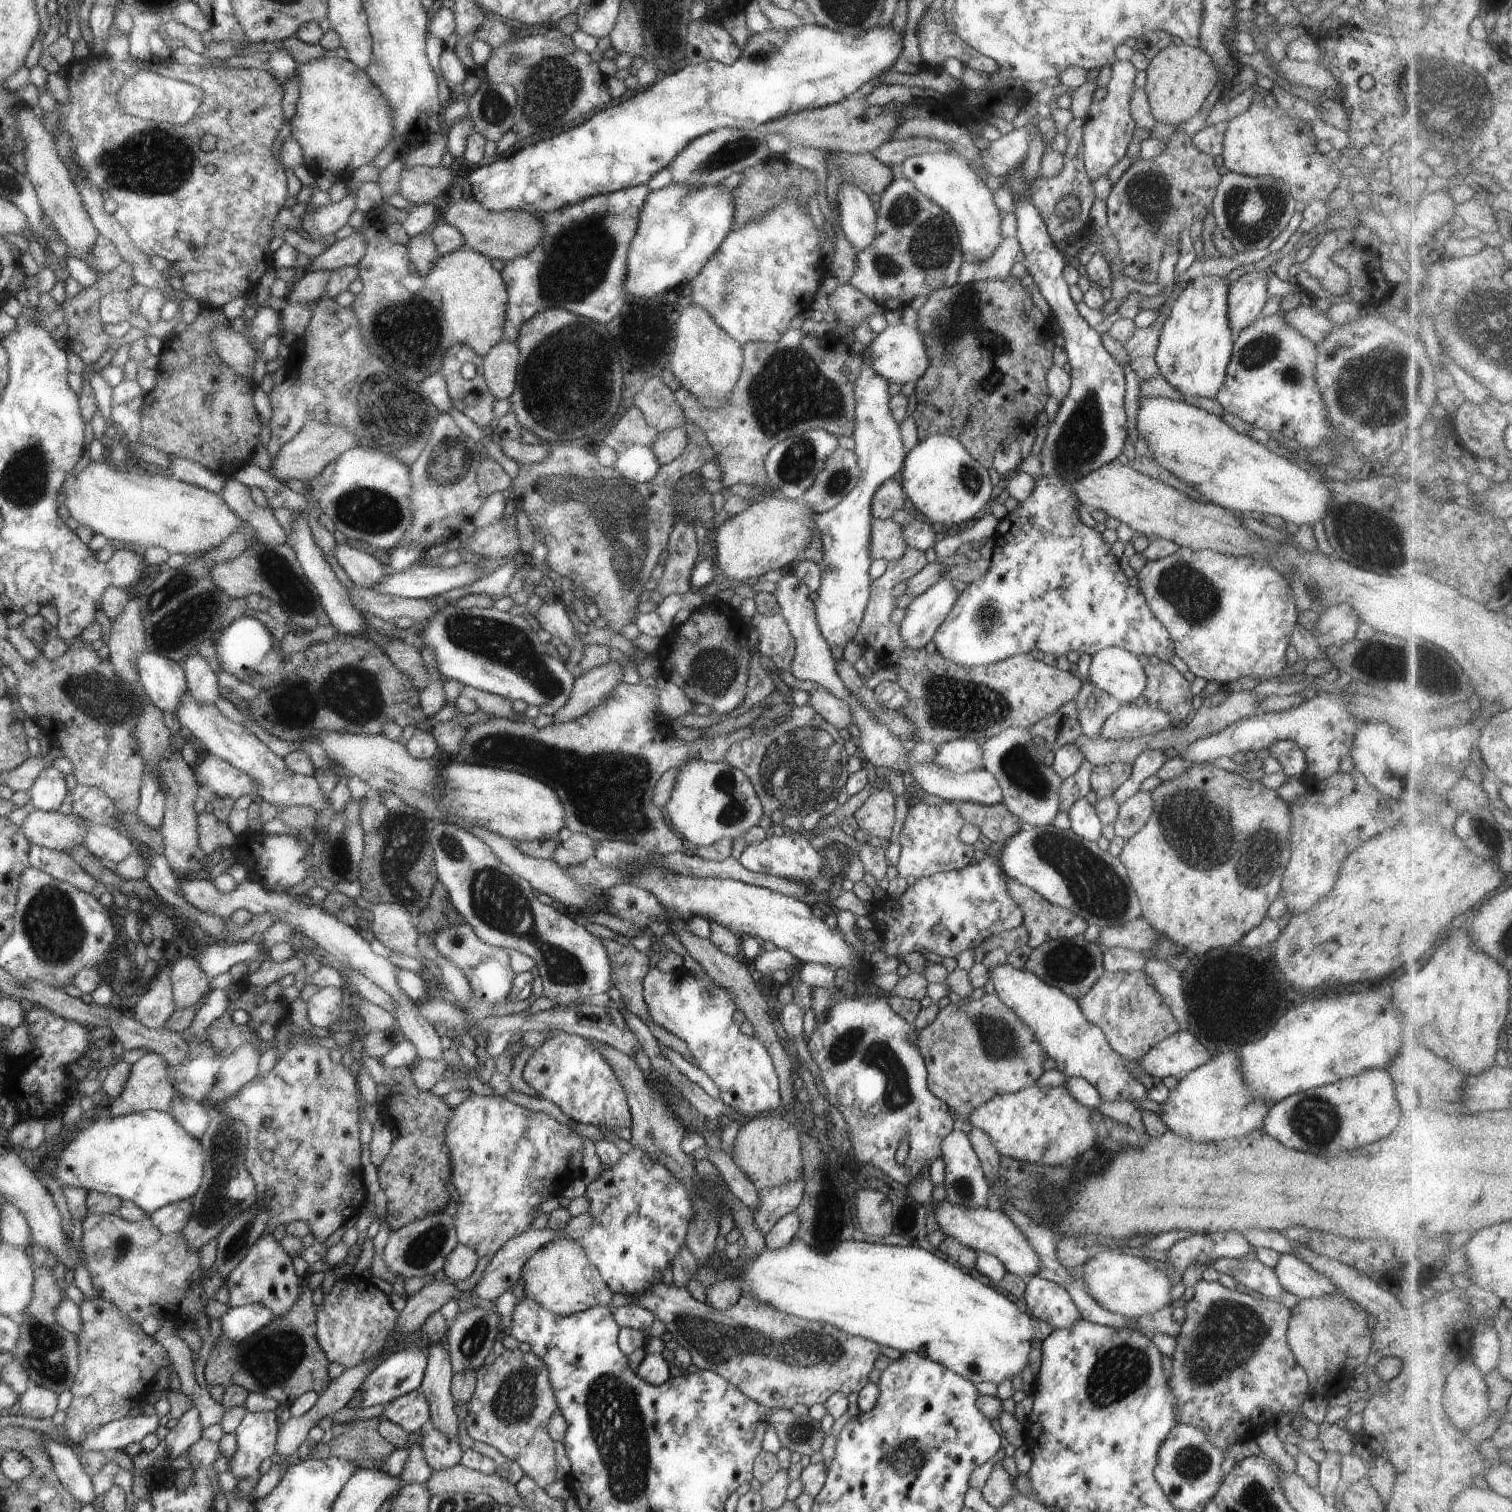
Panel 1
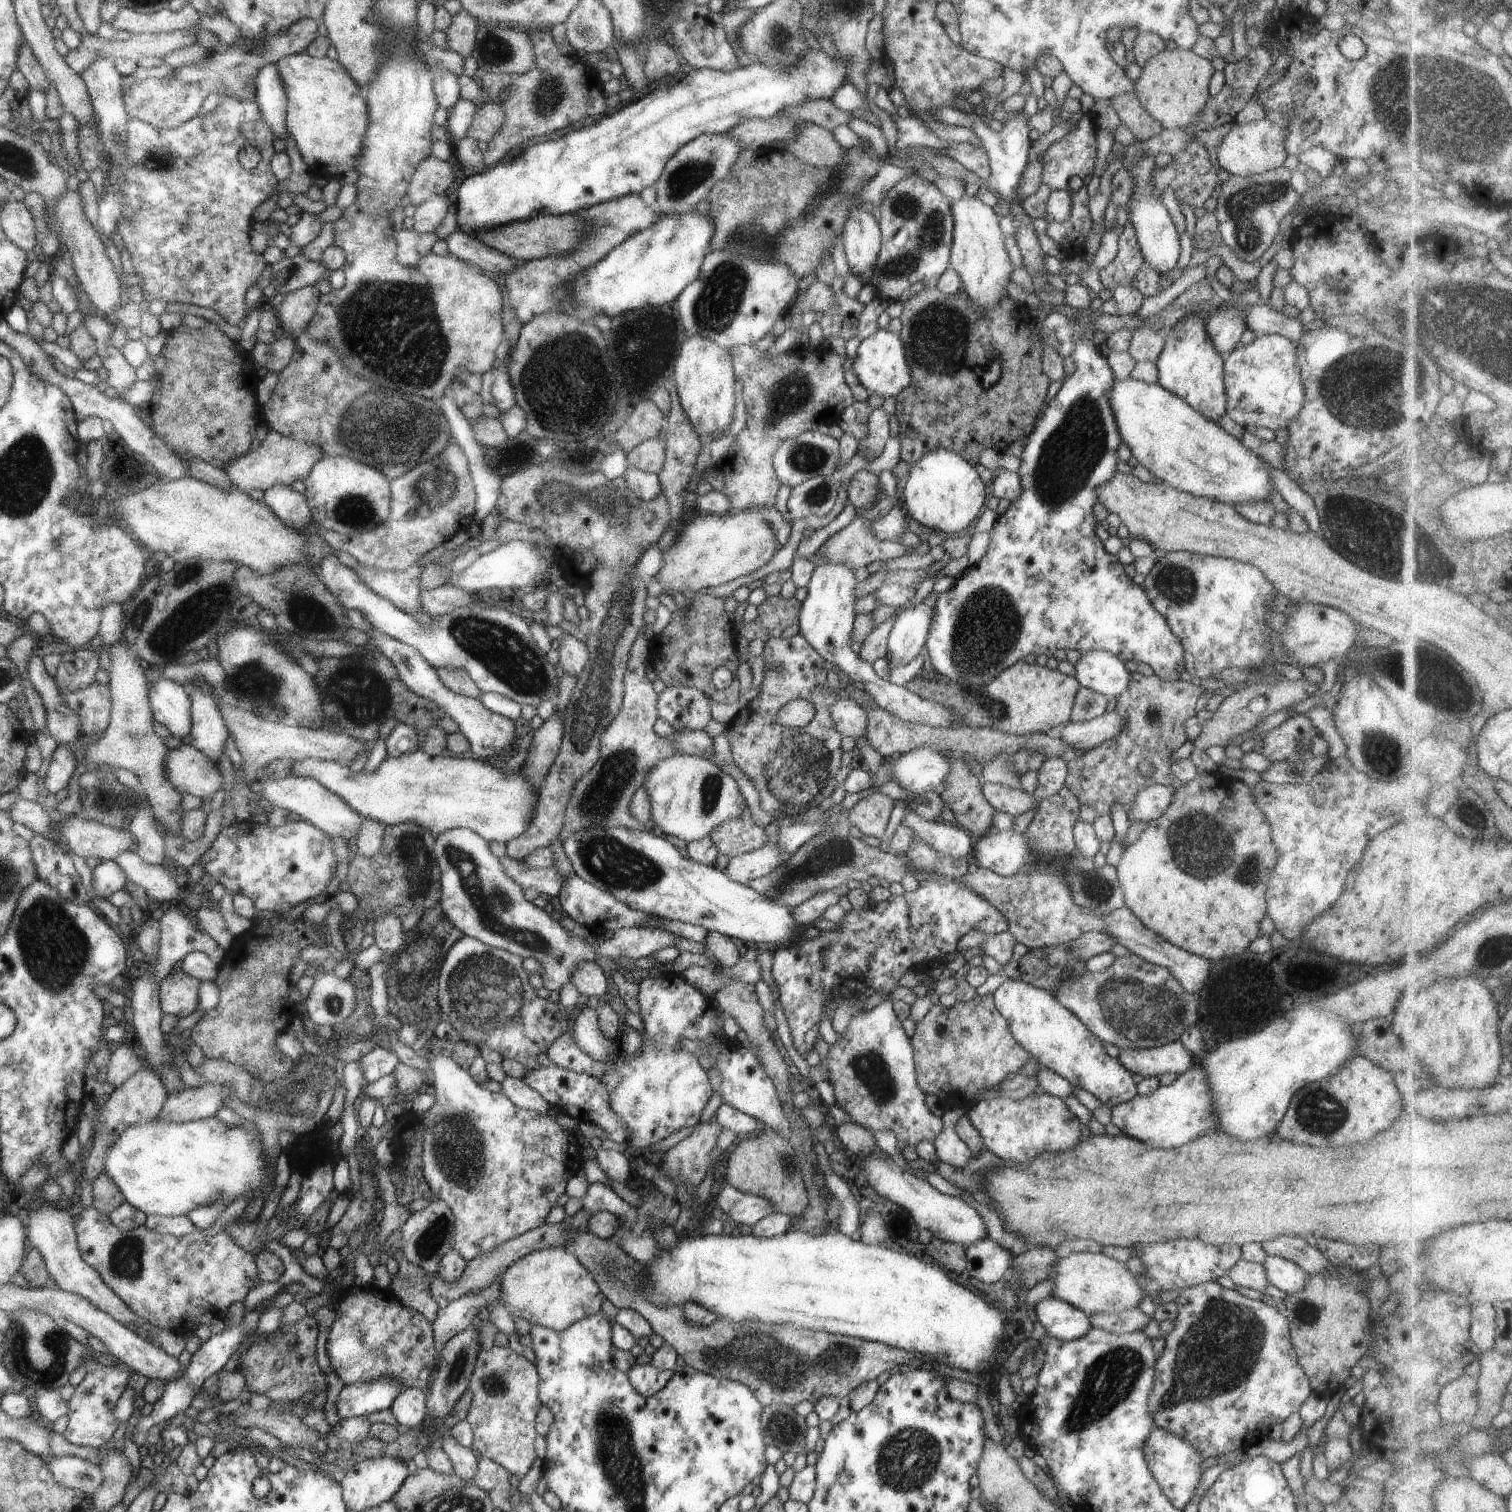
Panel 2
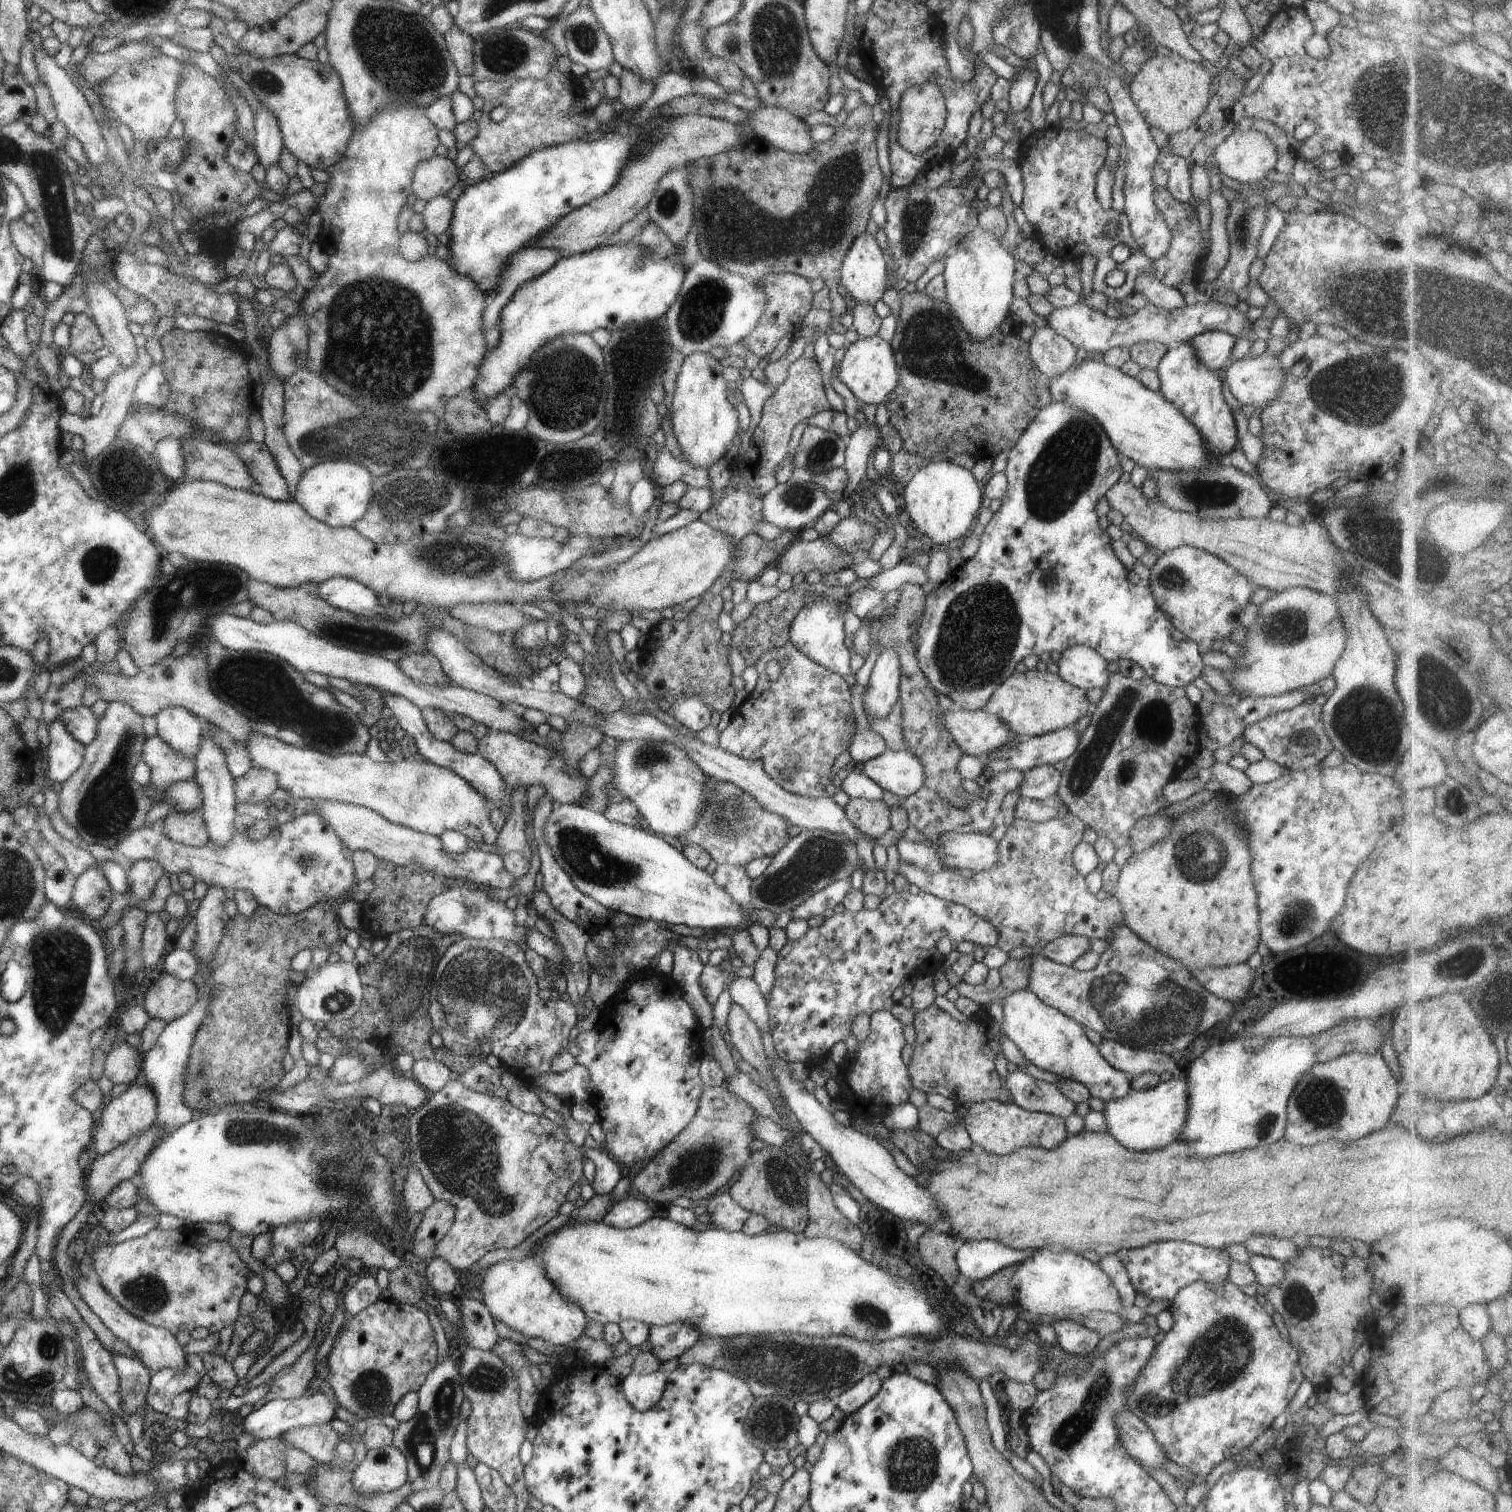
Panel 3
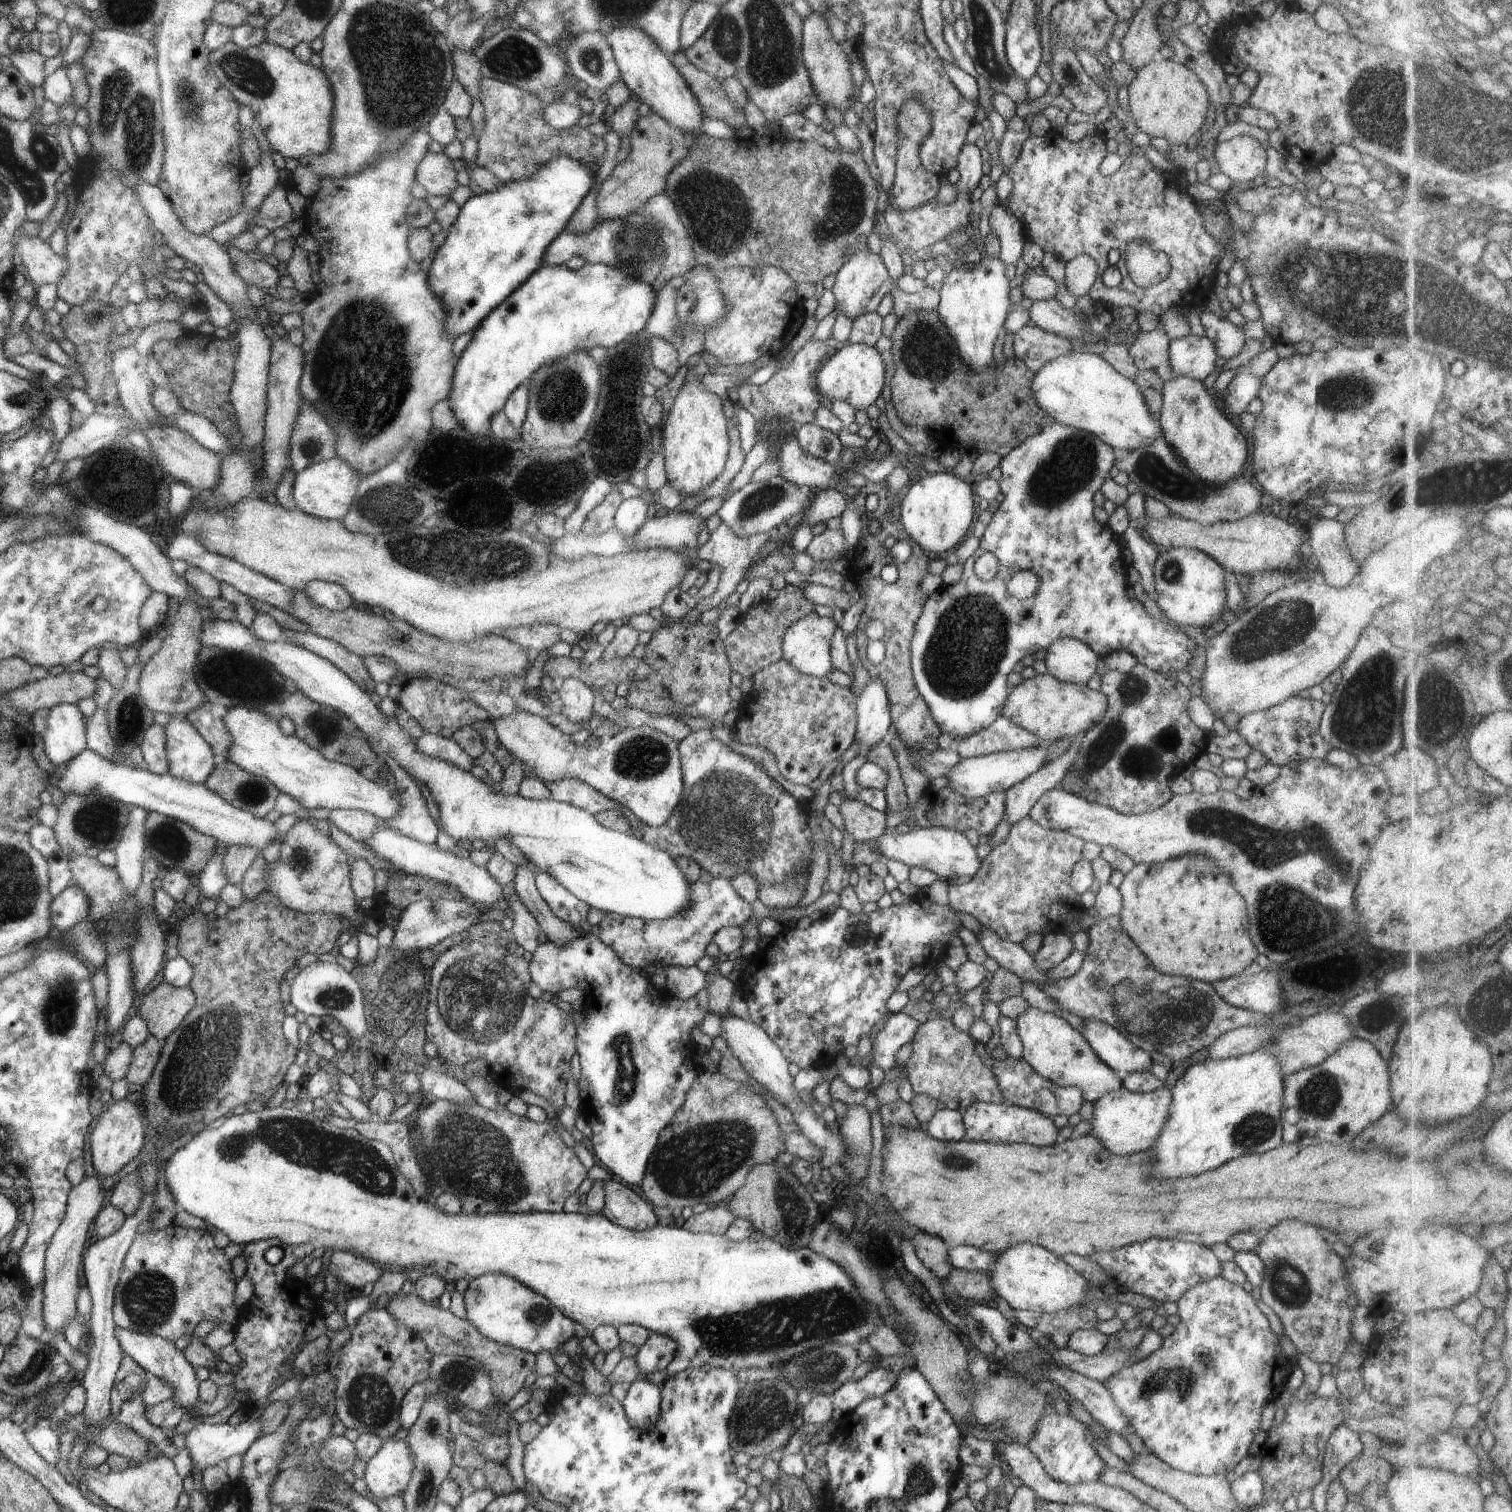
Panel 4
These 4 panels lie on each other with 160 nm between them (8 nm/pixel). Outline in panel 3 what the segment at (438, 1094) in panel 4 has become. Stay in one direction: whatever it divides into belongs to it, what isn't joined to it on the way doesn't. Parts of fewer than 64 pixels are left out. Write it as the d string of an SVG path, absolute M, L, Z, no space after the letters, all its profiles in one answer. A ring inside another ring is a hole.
M418 1059L412 1065L412 1080L430 1092L438 1092L448 1082L459 1078L445 1064L430 1059Z

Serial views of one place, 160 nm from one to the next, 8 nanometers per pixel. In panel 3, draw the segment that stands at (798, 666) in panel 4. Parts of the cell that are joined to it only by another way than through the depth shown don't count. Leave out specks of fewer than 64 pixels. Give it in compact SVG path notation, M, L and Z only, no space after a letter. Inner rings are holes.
M831 596L812 600L804 605L792 620L789 630L789 641L816 664L838 673L843 677L854 674L851 667L851 649L845 645L844 612L840 611L832 601Z

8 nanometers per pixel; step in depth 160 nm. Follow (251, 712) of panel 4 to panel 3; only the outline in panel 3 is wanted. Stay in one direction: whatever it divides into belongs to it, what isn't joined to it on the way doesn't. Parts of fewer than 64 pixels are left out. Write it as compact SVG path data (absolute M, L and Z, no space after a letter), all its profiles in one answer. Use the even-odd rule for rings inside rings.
M258 731L250 733L245 742L252 767L269 770L279 776L278 786L286 790L291 799L311 798L315 801L334 801L347 805L360 805L380 813L388 822L396 823L418 832L428 833L439 837L444 831L453 830L464 834L476 844L495 844L499 833L492 827L490 812L496 809L482 793L478 792L466 778L456 772L442 768L440 765L427 762L389 761L375 763L370 757L346 753L335 757L310 747L300 747L283 743L273 736Z

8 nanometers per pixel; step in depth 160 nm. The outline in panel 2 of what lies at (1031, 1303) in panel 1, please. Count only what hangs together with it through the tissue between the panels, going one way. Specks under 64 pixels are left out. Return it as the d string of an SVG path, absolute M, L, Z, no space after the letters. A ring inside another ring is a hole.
M1052 1295L1037 1302L1033 1309L1048 1336L1061 1341L1083 1337L1093 1327L1087 1314Z

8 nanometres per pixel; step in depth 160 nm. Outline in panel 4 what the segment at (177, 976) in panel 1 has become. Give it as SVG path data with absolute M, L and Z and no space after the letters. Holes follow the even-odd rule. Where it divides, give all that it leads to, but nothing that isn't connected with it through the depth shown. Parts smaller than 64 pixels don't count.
M162 981L142 998L135 1012L146 1021L149 1034L164 1042L187 1018L196 1000L190 988L179 989Z

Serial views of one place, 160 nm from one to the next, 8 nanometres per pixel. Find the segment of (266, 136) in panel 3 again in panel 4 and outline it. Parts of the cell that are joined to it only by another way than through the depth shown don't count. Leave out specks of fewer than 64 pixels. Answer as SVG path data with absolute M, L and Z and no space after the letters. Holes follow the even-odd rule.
M272 153L261 154L261 164L249 169L244 193L244 210L258 210L267 199L268 193L280 184L279 169L274 165Z

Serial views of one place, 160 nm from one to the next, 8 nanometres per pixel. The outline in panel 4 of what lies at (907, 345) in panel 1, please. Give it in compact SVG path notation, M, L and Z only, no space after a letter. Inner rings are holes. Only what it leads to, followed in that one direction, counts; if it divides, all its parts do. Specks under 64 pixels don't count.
M862 343L847 344L824 361L816 373L816 386L828 403L844 400L856 411L864 410L881 395L884 384L884 363L876 347Z

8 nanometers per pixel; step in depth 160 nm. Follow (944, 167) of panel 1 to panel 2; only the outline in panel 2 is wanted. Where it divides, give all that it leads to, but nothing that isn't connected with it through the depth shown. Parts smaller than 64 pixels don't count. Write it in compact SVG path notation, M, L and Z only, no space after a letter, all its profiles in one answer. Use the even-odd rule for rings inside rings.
M966 195L964 200L952 203L951 211L954 220L950 268L960 277L960 291L964 291L974 305L980 309L993 309L1007 296L1006 286L1015 268L1004 247L1005 236L999 225L1000 217L996 216L991 206L983 204L974 195Z

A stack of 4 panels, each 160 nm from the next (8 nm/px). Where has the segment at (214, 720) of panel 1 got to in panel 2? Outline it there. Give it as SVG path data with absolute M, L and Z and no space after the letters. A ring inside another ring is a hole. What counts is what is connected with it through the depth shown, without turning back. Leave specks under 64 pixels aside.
M264 768L258 771L258 782L255 789L262 793L262 798L268 800L273 808L295 812L305 821L312 823L316 828L319 828L331 837L336 836L336 838L346 840L351 847L353 847L359 828L365 819L337 794L326 789L317 780L309 779L308 777L288 776L280 780L270 779Z

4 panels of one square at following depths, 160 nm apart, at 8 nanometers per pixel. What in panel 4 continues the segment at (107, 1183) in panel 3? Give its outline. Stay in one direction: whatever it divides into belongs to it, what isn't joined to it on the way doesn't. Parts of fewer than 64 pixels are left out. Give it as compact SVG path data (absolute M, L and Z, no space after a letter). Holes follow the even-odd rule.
M92 1176L84 1179L80 1184L71 1188L67 1200L66 1218L64 1218L59 1230L55 1232L50 1246L46 1252L46 1280L42 1288L44 1299L42 1300L42 1316L46 1330L53 1336L54 1333L64 1332L65 1326L77 1312L77 1292L80 1280L80 1264L83 1264L85 1255L86 1236L92 1220L102 1210L104 1193L100 1185L101 1177Z

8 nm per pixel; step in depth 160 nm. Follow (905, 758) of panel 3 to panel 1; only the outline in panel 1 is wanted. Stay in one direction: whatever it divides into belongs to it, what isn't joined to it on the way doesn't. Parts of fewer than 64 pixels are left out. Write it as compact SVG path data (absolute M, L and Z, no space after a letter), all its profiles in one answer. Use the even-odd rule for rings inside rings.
M956 739L942 743L936 748L939 750L939 756L932 763L953 773L961 775L983 766L981 741Z

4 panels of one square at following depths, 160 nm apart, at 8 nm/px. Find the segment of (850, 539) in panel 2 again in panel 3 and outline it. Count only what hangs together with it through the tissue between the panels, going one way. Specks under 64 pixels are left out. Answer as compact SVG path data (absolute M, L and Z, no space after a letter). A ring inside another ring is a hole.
M820 536L813 541L795 539L790 543L774 567L782 573L794 576L802 573L808 574L811 570L818 570L822 575L838 572L854 563L869 558L864 552L845 553L836 545L829 542L826 537Z

